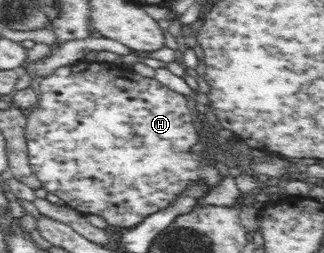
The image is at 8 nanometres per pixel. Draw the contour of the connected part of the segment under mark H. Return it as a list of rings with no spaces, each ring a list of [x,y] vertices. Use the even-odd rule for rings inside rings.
[[[83,59],[71,66],[55,69],[47,77],[35,80],[34,85],[38,94],[38,102],[33,109],[26,112],[27,123],[25,128],[28,160],[31,164],[31,169],[46,191],[58,195],[65,201],[67,206],[77,210],[79,213],[85,216],[90,213],[101,215],[109,225],[125,229],[132,228],[141,223],[148,215],[165,209],[169,203],[179,197],[179,193],[187,185],[197,183],[197,181],[204,181],[208,187],[213,188],[221,181],[221,173],[217,170],[215,164],[207,164],[201,154],[191,152],[191,147],[197,145],[198,137],[197,130],[195,130],[192,122],[195,115],[186,106],[189,105],[187,99],[184,95],[159,83],[155,78],[147,78],[139,73],[131,73],[131,71],[120,71],[119,66],[109,63],[89,62]]]

